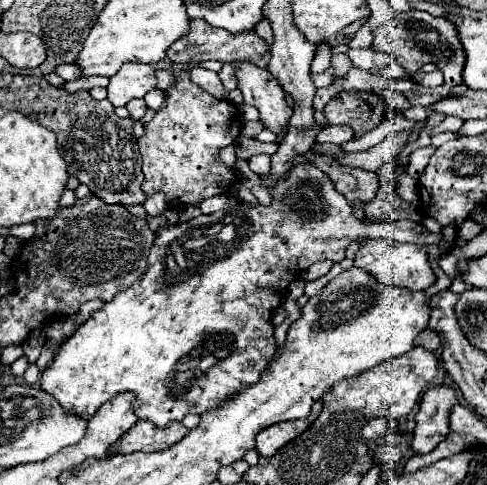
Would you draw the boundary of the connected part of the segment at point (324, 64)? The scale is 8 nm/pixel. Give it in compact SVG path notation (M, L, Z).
M322 43L316 57L312 59L310 71L312 73L324 73L328 67L330 67L330 49L328 49L328 43Z

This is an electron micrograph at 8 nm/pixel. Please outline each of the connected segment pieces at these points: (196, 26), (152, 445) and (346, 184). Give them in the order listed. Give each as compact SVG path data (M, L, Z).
M192 19L190 21L190 33L184 35L184 39L174 41L168 47L166 57L172 63L188 63L188 65L198 65L198 63L210 61L210 59L220 61L220 63L236 63L236 61L242 63L242 61L248 61L248 63L252 63L256 67L266 69L268 61L270 61L270 49L254 31L240 33L240 35L230 35L226 29L216 29L216 27L208 25L202 19Z
M138 421L114 447L114 453L134 453L134 451L160 451L172 447L186 435L186 427L178 421L168 423L168 427L158 429L148 421Z
M312 149L312 153L316 155L312 163L332 179L336 191L340 191L348 199L348 203L354 203L354 201L370 203L374 199L374 195L378 193L378 175L376 173L342 165L336 159L326 157L314 149Z

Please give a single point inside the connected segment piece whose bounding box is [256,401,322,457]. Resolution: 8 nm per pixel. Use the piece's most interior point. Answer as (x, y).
(270, 440)

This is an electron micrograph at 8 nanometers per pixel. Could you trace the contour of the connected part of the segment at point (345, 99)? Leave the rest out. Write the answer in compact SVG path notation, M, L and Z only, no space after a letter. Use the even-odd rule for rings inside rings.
M344 91L338 93L324 109L330 125L348 125L354 135L360 137L374 127L378 127L388 115L388 103L384 97L362 91Z

